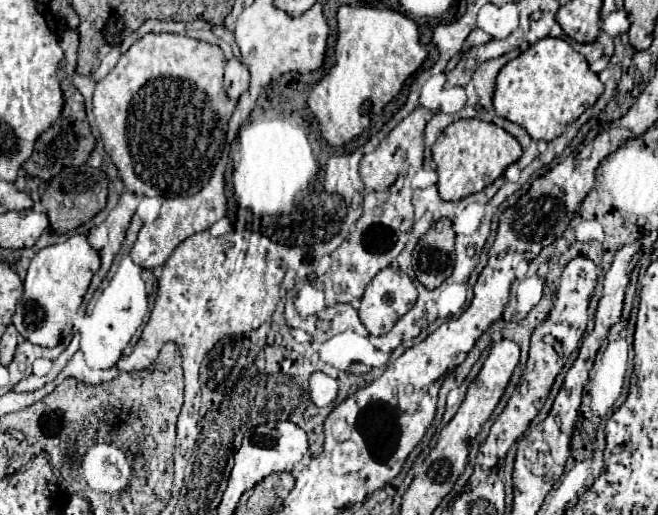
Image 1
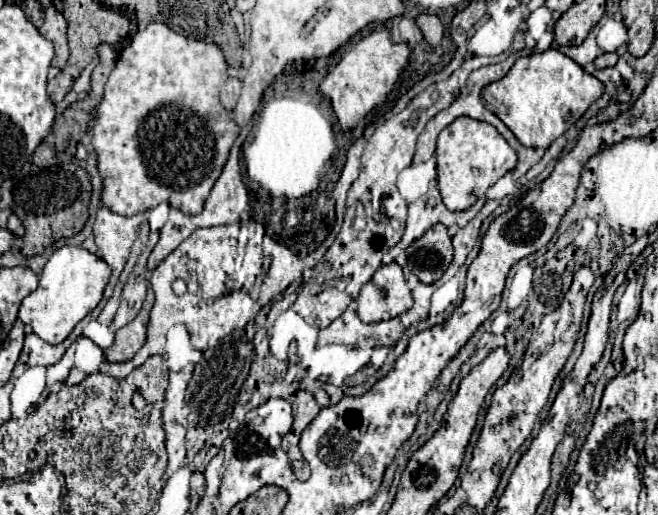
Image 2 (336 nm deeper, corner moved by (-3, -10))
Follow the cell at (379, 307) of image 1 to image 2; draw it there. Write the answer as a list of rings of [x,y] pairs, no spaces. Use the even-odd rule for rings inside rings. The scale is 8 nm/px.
[[[392,262],[388,266],[380,266],[372,280],[362,286],[360,296],[356,298],[358,318],[366,324],[390,320],[408,312],[412,302],[402,268]]]

